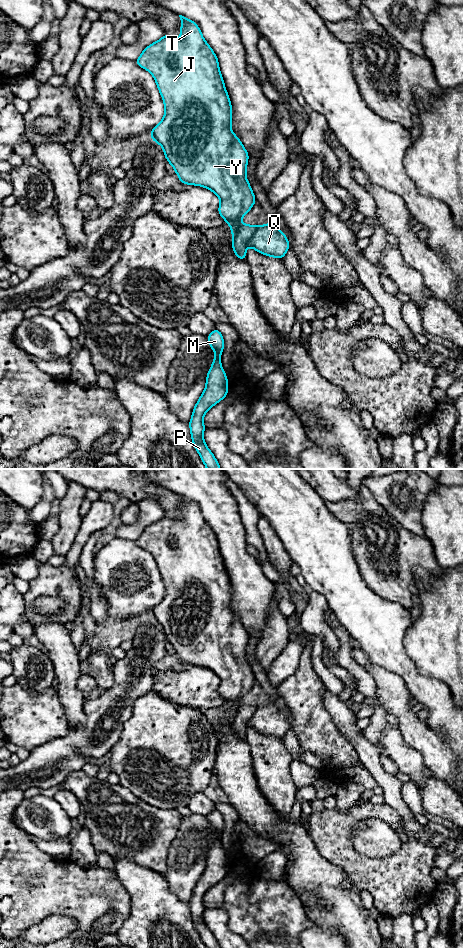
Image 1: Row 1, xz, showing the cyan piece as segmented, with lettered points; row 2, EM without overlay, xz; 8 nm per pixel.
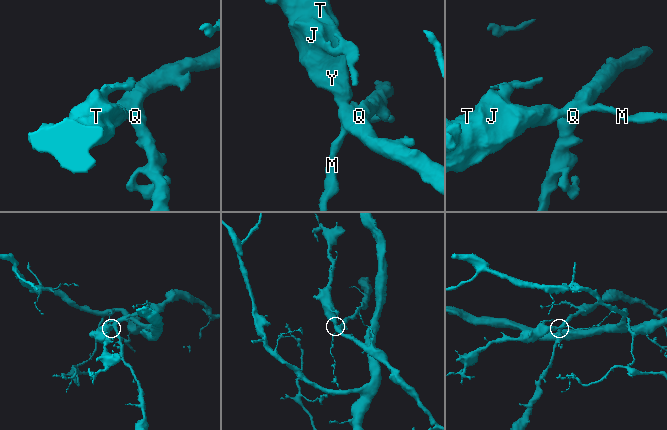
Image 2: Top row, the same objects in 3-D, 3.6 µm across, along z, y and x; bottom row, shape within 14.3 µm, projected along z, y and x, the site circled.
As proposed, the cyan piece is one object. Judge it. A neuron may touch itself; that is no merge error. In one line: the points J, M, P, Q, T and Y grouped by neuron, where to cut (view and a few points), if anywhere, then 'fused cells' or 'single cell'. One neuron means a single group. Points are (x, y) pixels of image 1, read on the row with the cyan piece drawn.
groups J Q T Y / M P; cut xz (259, 226), (246, 244); fused cells

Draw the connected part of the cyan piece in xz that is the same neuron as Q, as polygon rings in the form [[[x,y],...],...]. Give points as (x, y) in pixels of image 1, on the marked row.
[[[272,222],[259,226],[247,245],[261,254],[281,260],[290,247],[286,235]]]

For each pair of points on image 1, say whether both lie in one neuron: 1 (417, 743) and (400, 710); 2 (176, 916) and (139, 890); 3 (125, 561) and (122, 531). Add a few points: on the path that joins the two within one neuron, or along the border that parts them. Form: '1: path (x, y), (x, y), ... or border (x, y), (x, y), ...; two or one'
1: path (417, 735), (407, 718); one
2: path (167, 913), (162, 911), (148, 897); one
3: border (116, 537), (134, 541); two

